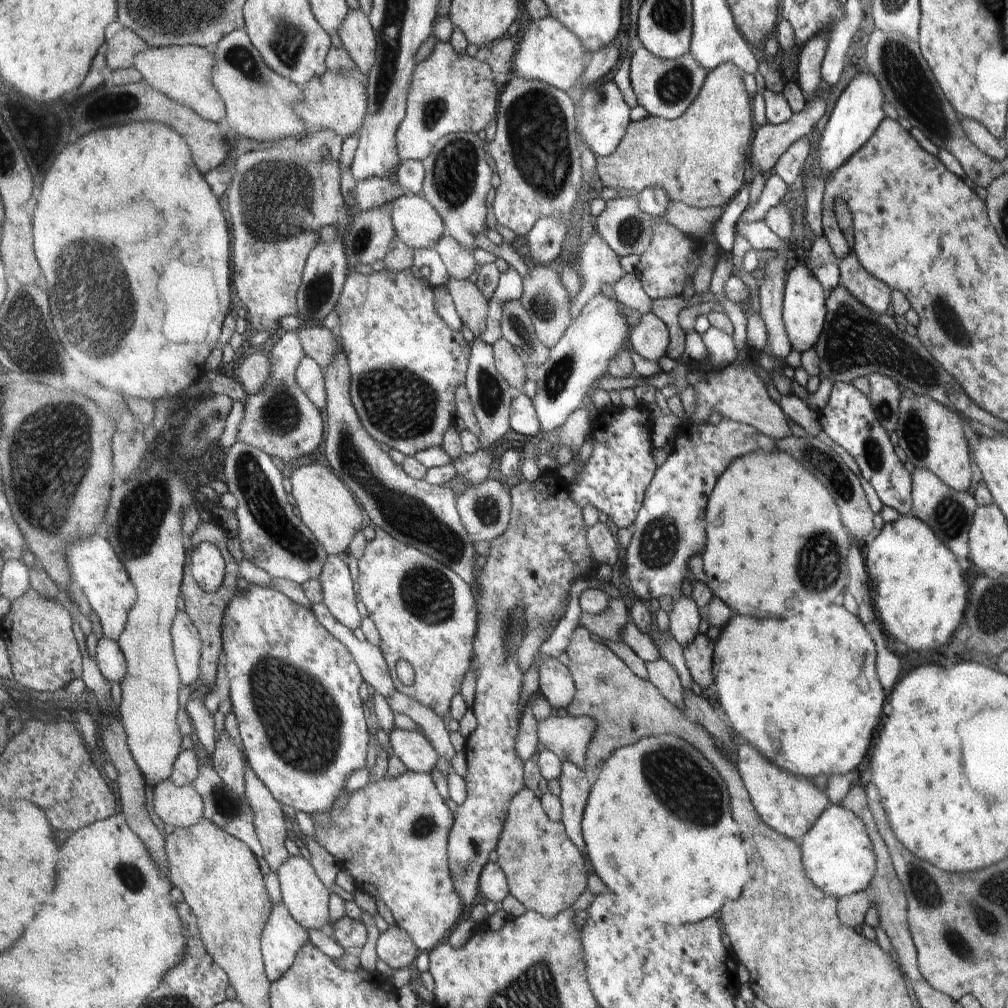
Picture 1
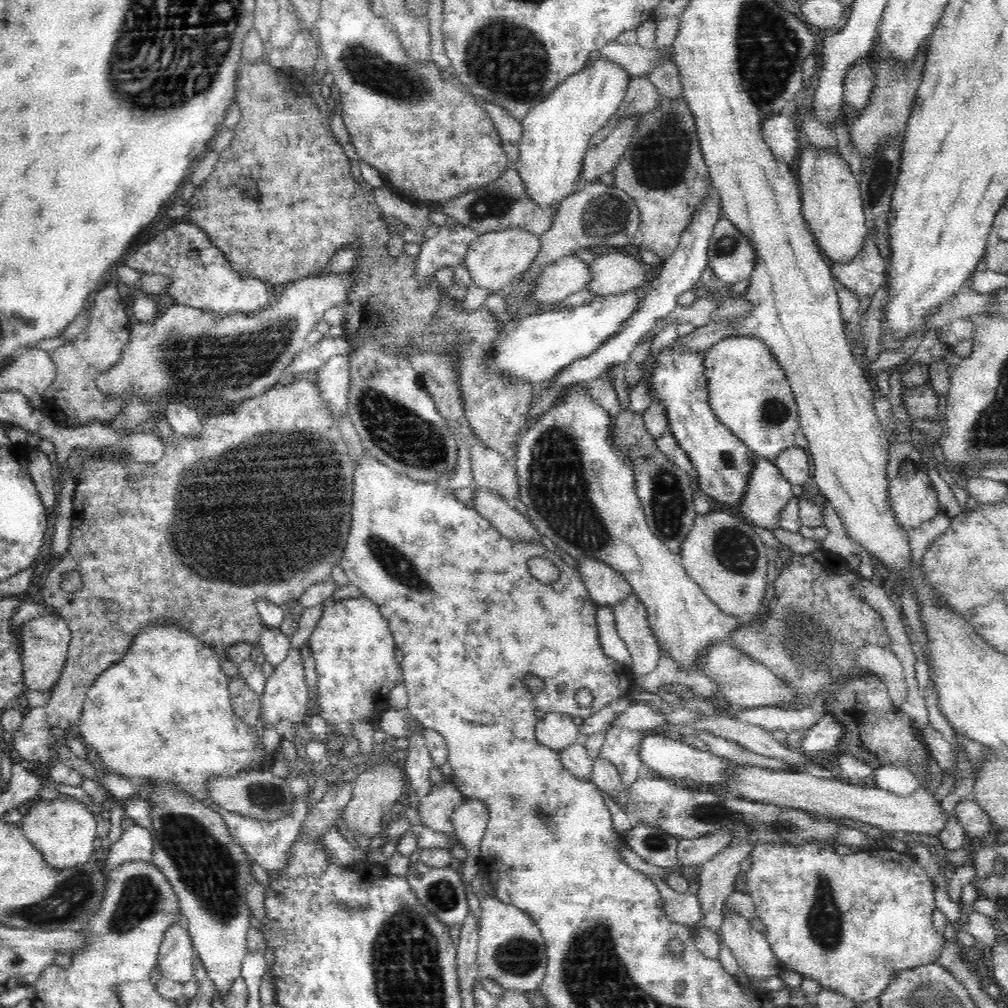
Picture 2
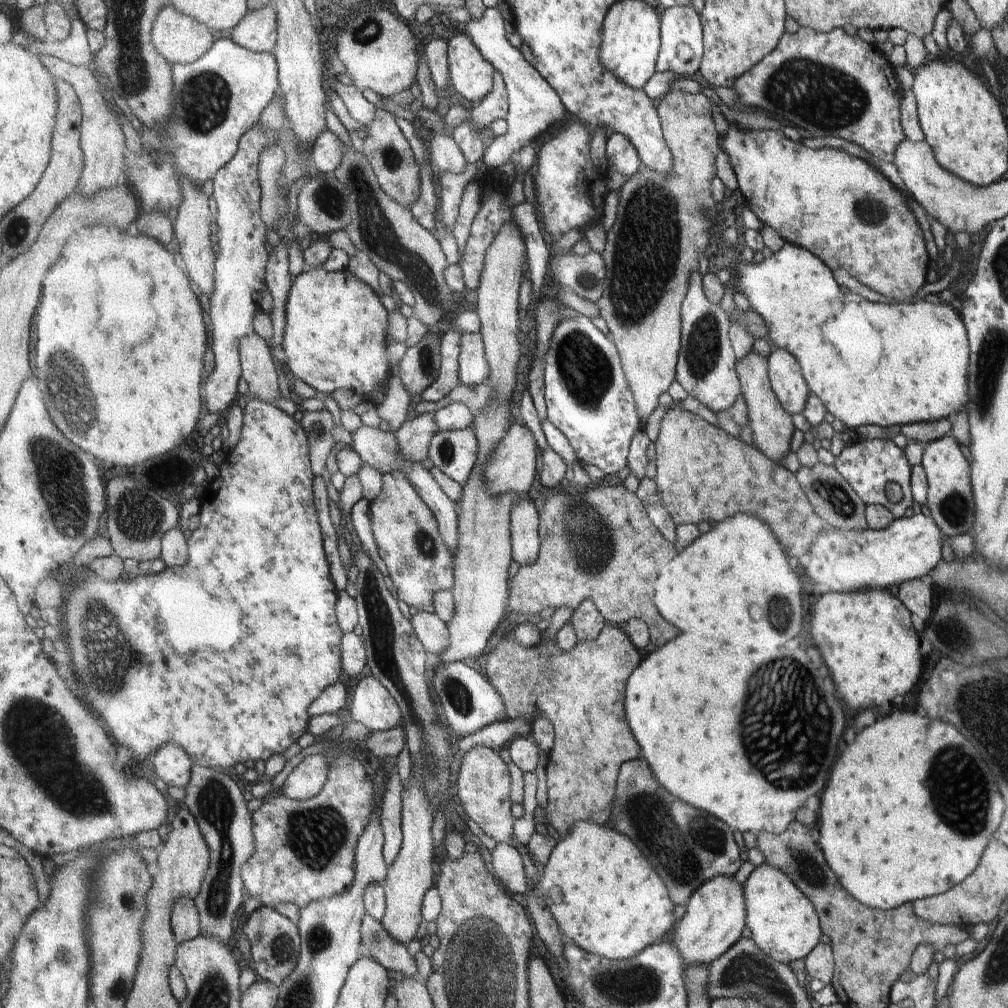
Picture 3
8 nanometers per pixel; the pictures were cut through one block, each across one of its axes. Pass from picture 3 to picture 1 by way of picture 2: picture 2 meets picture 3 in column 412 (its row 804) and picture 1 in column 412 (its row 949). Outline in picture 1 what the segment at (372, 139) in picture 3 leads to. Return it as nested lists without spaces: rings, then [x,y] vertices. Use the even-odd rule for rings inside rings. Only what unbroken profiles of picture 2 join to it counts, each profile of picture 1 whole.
[[[422,195],[399,198],[391,210],[397,238],[411,248],[433,248],[448,232],[442,216]]]

